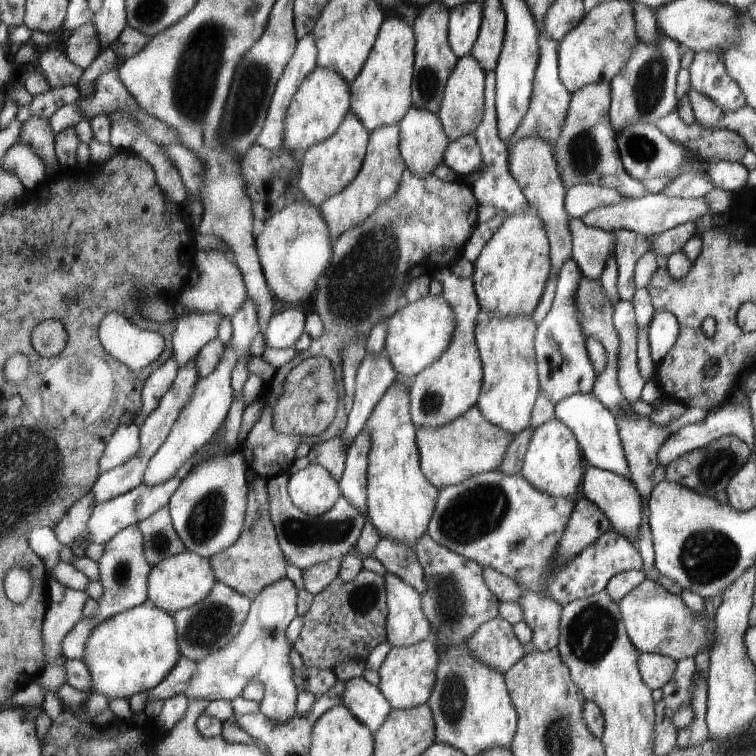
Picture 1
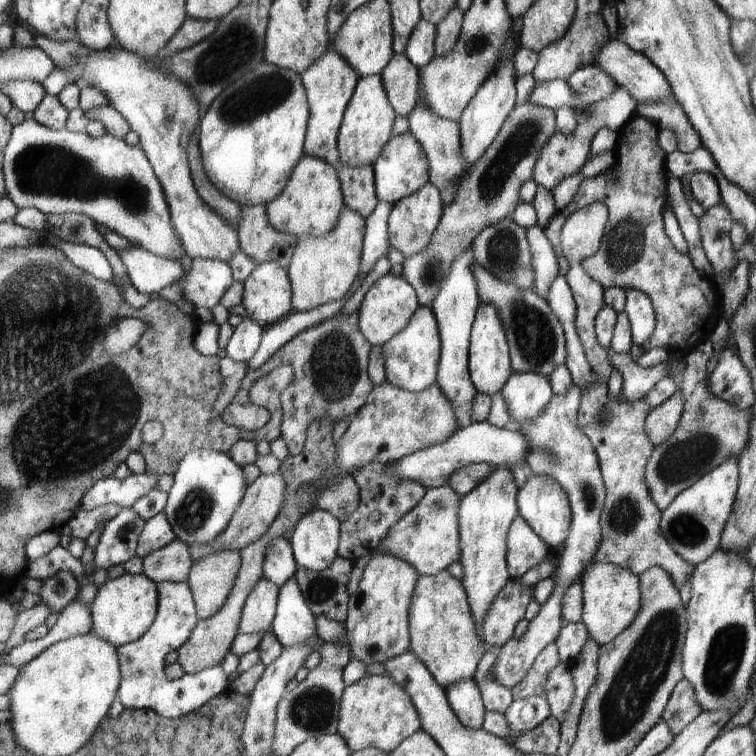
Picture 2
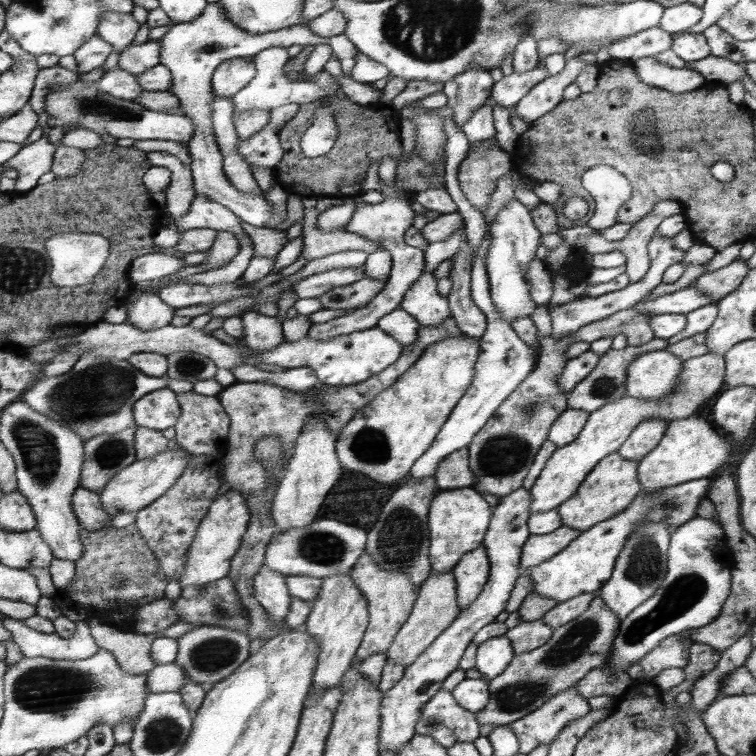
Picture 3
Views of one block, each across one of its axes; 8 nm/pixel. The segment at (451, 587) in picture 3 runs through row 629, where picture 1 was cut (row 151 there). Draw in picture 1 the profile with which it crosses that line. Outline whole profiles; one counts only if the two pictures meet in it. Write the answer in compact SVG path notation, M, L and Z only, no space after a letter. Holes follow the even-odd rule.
M413 106L399 123L399 128L401 128L401 156L403 156L407 168L417 178L425 178L425 176L434 174L437 166L445 163L447 148L450 144L449 136L445 132L439 115Z

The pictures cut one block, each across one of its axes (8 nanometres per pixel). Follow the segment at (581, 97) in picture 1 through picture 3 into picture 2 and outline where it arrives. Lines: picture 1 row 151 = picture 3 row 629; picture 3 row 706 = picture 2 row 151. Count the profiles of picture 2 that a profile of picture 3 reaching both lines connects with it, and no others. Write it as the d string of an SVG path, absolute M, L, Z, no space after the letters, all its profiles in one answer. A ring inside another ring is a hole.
M533 103L518 104L510 113L509 118L504 122L501 132L489 146L485 154L468 170L466 177L460 182L457 194L450 205L445 206L444 213L435 231L431 242L419 253L406 259L402 264L402 275L409 281L409 284L416 290L420 306L426 307L432 304L440 296L445 279L449 276L453 263L468 251L477 236L488 226L512 218L516 208L521 204L520 188L533 178L534 168L547 144L547 141L556 132L553 109L534 105Z

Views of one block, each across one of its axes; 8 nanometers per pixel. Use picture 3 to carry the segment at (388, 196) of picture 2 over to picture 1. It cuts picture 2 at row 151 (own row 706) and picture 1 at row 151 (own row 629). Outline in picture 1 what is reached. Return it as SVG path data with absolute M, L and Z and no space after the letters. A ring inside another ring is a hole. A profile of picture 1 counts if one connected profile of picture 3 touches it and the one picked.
M467 135L450 142L444 164L455 170L460 177L469 177L480 170L483 167L483 154L475 135Z

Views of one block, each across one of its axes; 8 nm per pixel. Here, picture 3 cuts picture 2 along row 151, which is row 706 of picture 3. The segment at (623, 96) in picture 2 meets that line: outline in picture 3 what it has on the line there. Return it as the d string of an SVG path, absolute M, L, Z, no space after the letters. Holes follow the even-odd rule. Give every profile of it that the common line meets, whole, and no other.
M575 686L561 690L531 714L509 724L520 742L520 752L529 754L537 746L547 746L567 724L585 716L590 706L575 692Z

